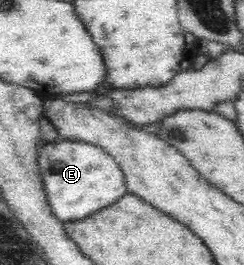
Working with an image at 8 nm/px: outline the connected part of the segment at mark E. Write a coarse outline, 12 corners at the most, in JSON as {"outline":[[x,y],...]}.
{"outline":[[82,141],[41,144],[53,215],[80,221],[127,193],[120,165]]}

